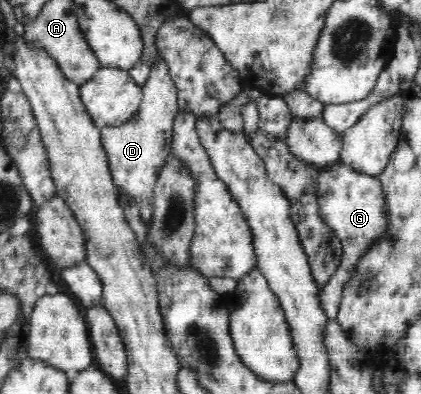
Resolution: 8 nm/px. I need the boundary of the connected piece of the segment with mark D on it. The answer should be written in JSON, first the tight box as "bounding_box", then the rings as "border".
{"bounding_box":[101,56,180,222],"border":[[[160,56],[150,68],[148,80],[141,86],[143,97],[139,109],[122,124],[101,128],[101,141],[114,185],[140,207],[140,216],[149,222],[154,214],[153,192],[159,172],[172,153],[173,122],[180,111],[178,89]]]}

